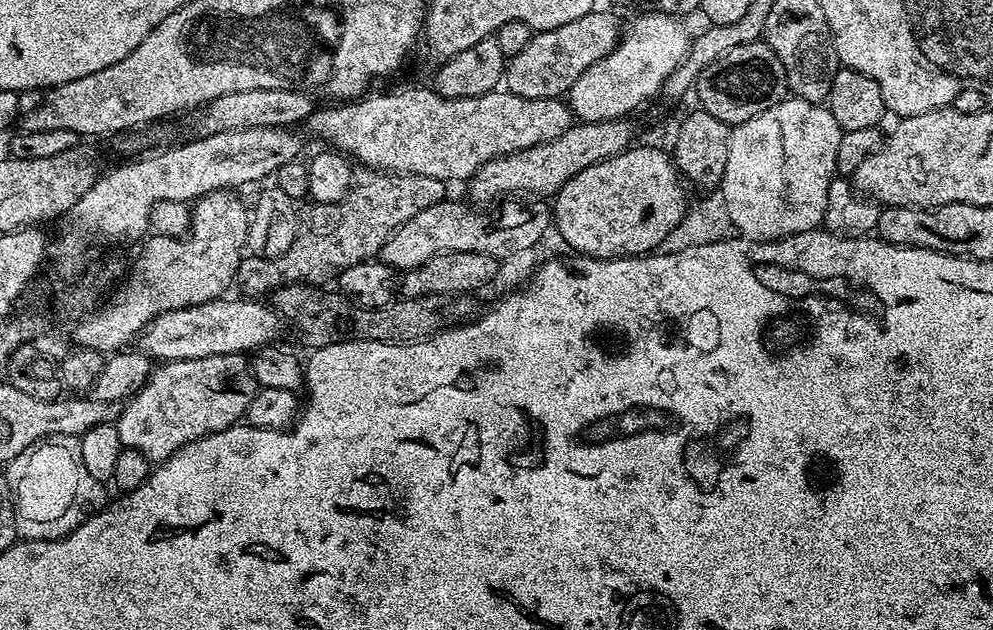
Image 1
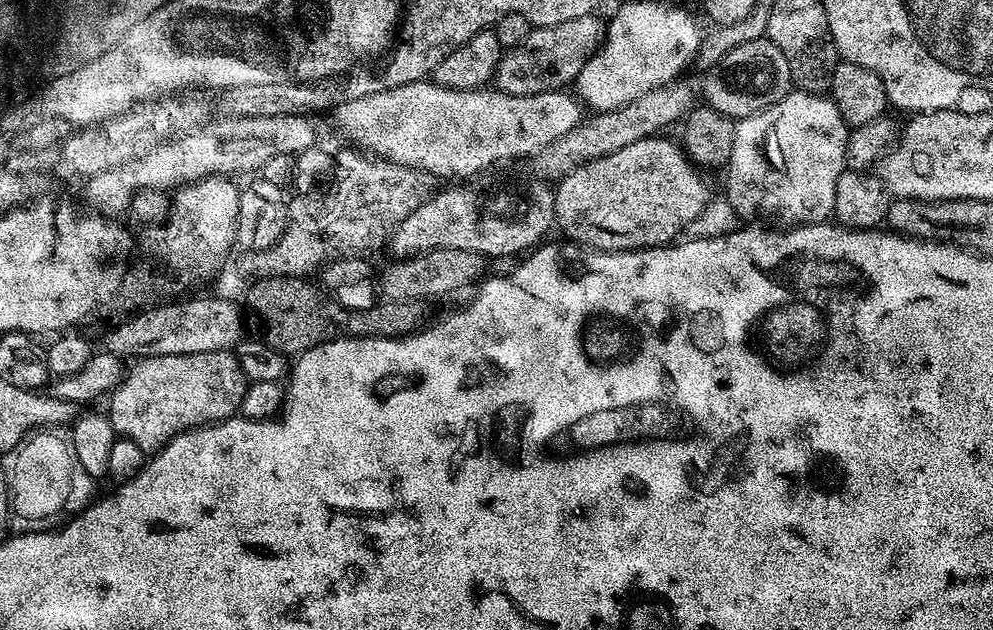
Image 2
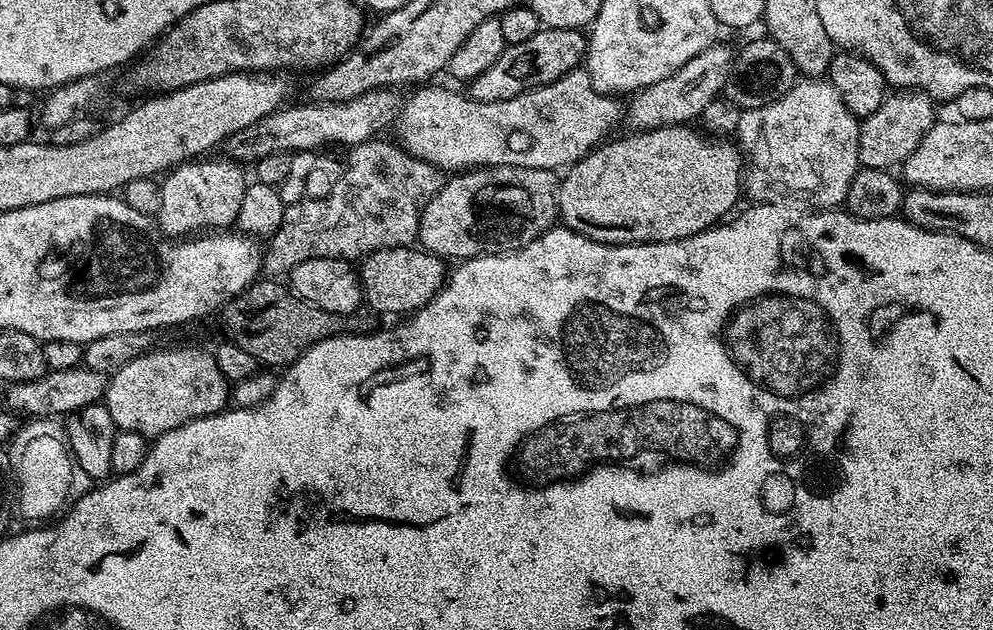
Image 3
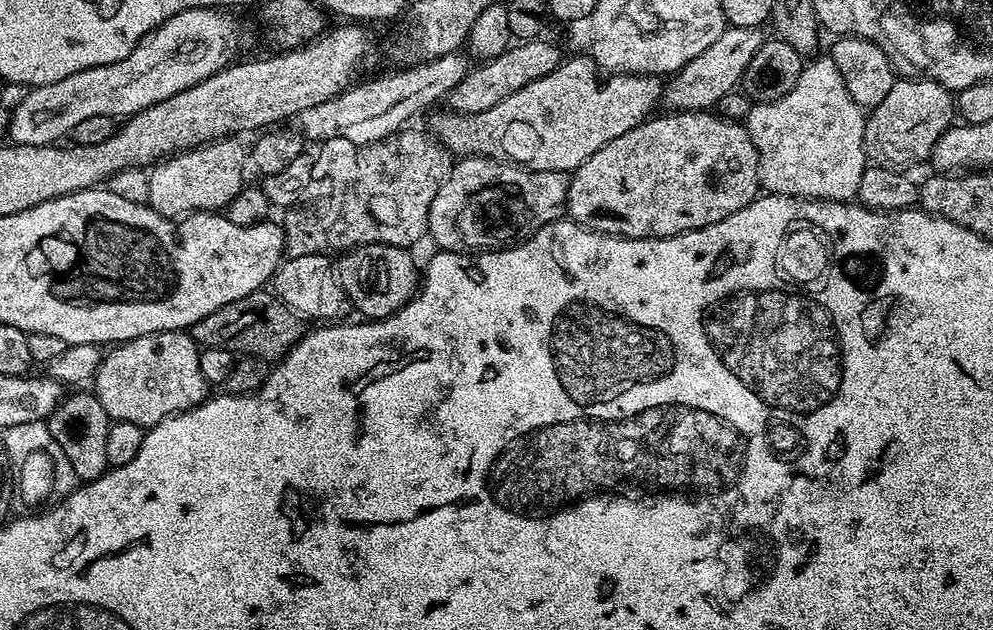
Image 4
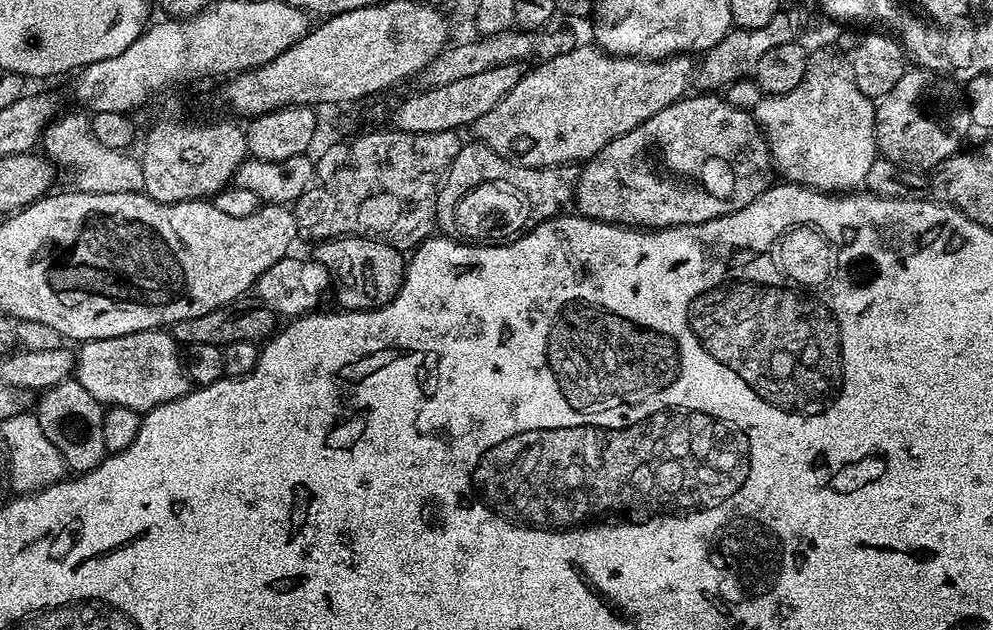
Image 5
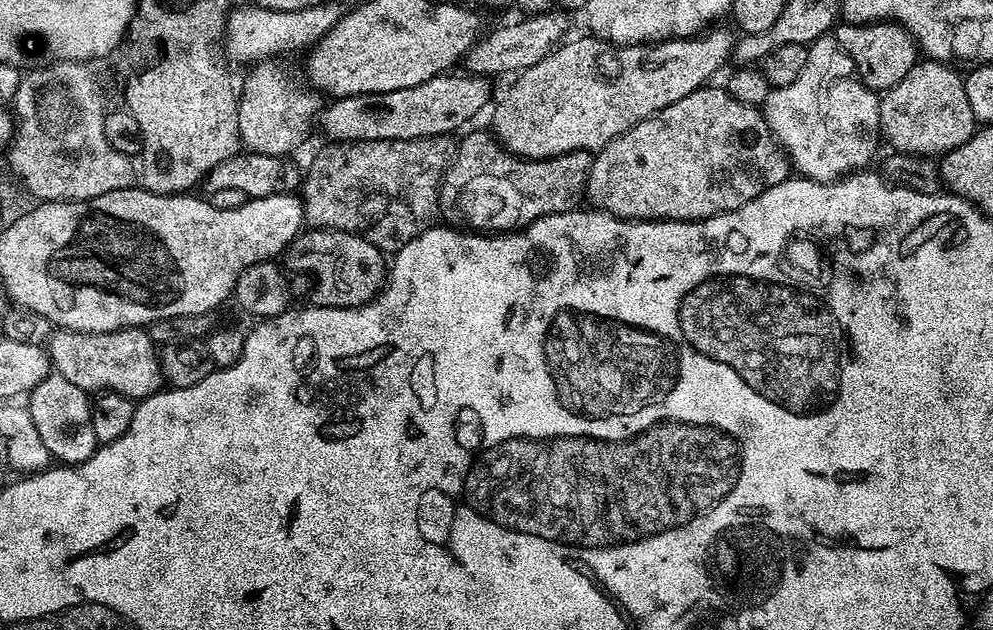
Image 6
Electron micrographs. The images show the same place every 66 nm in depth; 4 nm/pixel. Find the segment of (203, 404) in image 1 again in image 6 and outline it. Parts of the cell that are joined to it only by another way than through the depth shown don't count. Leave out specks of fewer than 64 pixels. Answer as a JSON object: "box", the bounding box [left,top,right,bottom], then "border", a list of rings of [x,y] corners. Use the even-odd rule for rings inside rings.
{"box":[46,328,161,402],"border":[[[61,328],[53,331],[46,342],[46,351],[55,375],[66,378],[66,382],[74,382],[74,386],[89,394],[117,392],[139,402],[161,391],[158,345],[144,328],[123,328],[106,334]]]}

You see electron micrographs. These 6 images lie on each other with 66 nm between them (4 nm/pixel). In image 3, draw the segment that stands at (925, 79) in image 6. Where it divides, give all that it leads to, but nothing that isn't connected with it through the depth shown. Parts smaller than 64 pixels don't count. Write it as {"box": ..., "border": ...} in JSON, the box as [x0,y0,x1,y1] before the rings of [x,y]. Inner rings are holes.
{"box":[858,90,937,170],"border":[[[900,90],[885,96],[882,106],[874,114],[860,120],[858,134],[858,158],[865,168],[886,168],[889,170],[903,165],[914,154],[918,142],[926,138],[932,125],[937,123],[937,105],[931,96],[919,90]]]}

